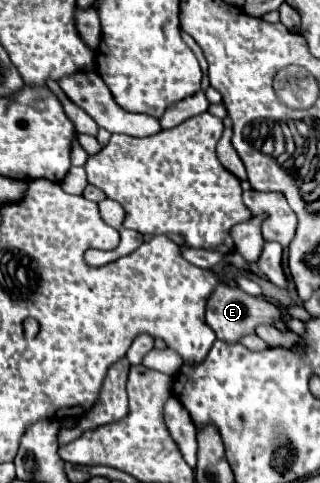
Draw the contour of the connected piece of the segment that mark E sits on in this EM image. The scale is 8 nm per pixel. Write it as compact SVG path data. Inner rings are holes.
M221 282L211 292L211 298L207 300L207 324L213 328L217 338L225 340L225 342L239 342L241 336L253 334L258 325L274 324L278 320L283 321L284 316L281 316L281 310L275 304L267 302L261 296L251 296L251 294L243 292L241 288L229 286L225 282Z

